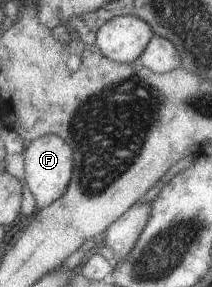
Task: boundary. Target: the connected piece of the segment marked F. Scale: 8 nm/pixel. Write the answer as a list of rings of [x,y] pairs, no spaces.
[[[44,135],[33,140],[25,151],[27,185],[35,195],[38,209],[44,210],[63,197],[71,185],[75,161],[73,161],[73,147],[58,135]]]

